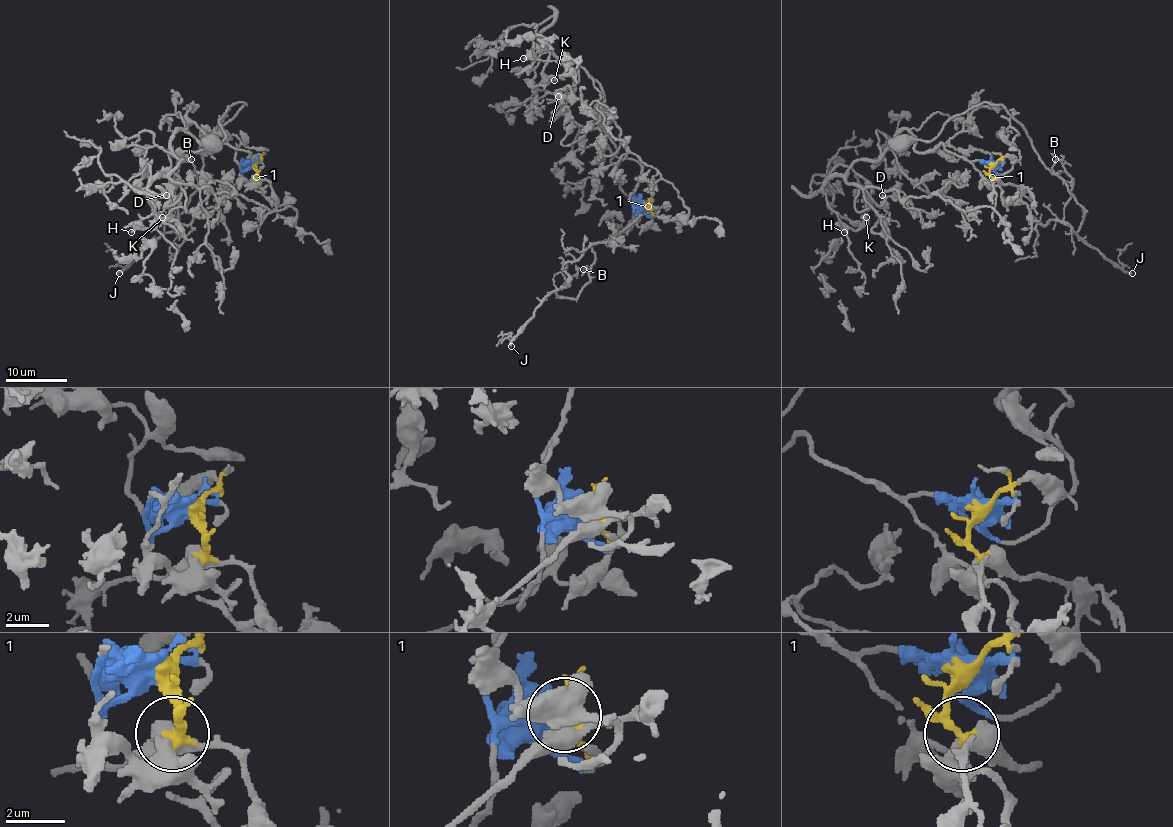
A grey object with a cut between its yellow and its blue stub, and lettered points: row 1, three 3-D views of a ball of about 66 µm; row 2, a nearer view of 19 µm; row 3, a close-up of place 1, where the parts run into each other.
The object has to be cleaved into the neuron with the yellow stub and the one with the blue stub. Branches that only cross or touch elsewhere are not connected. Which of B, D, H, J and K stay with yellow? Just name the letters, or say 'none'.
B, J

